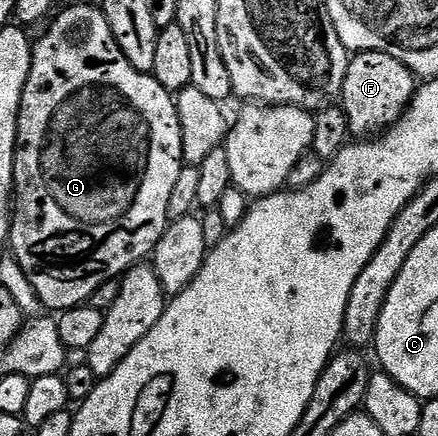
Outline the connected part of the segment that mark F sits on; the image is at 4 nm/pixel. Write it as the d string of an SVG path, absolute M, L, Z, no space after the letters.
M354 52L340 97L351 133L358 138L374 138L394 125L414 97L416 83L410 68L390 52Z

